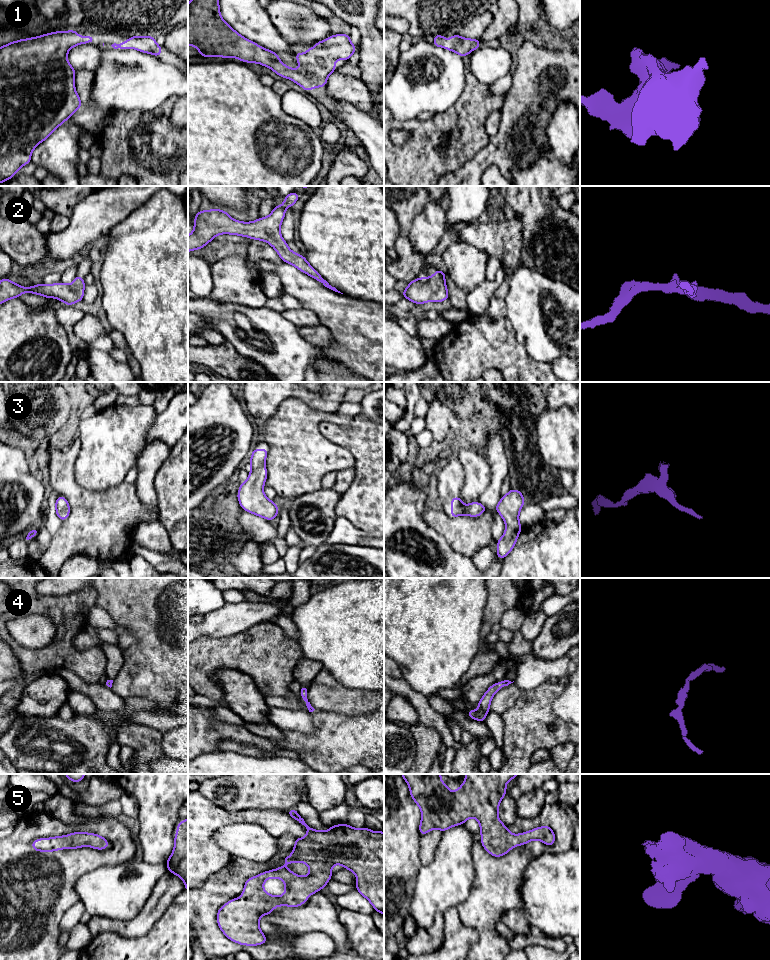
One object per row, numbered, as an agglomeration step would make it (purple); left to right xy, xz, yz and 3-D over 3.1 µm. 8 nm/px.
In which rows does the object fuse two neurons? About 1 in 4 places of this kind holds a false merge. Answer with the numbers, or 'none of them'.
none of them

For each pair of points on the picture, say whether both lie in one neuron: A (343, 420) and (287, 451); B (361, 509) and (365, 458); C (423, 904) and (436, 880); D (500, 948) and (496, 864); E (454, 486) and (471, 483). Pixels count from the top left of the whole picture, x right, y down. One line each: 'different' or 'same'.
A: same
B: same
C: same
D: same
E: different

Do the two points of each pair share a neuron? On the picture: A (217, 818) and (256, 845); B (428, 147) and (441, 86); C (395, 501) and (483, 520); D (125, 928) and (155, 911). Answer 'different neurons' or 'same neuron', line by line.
A: different neurons
B: different neurons
C: different neurons
D: same neuron

